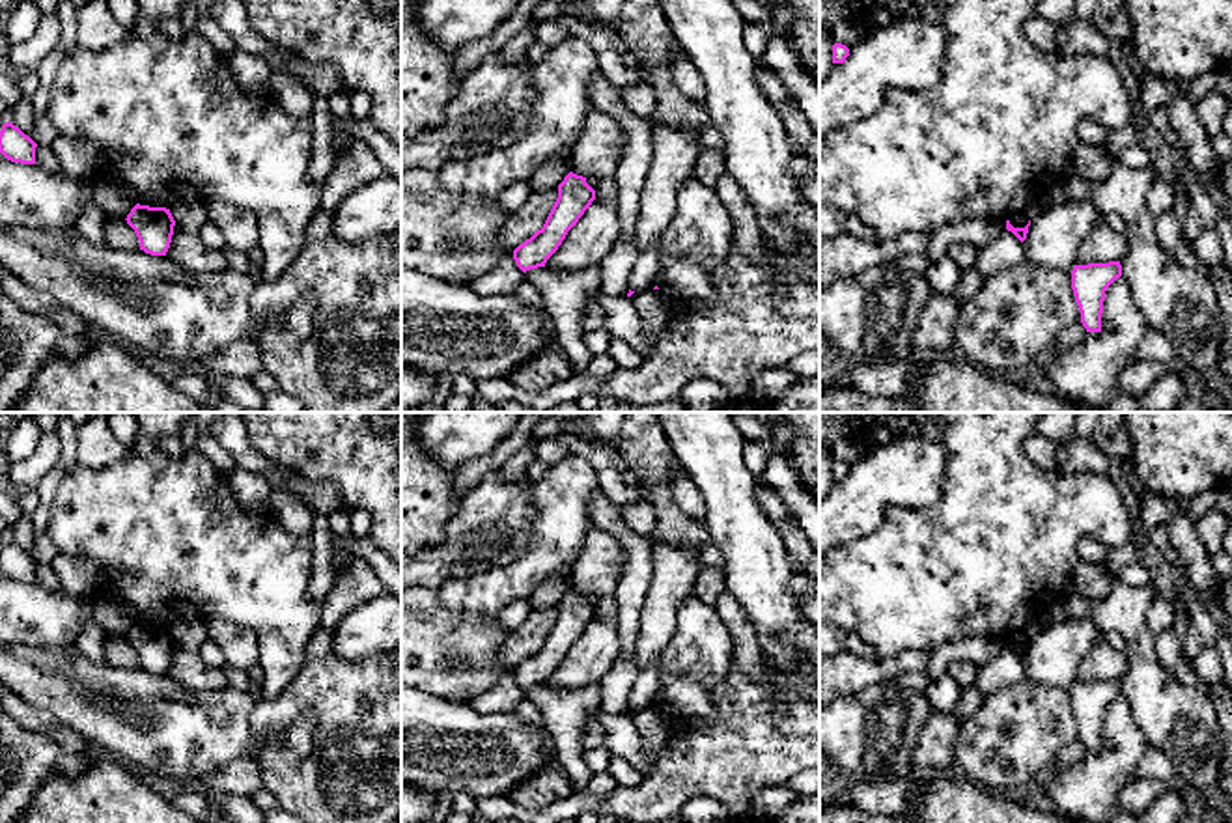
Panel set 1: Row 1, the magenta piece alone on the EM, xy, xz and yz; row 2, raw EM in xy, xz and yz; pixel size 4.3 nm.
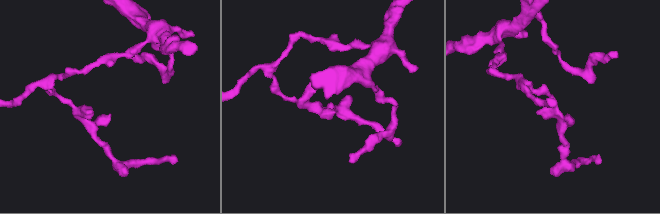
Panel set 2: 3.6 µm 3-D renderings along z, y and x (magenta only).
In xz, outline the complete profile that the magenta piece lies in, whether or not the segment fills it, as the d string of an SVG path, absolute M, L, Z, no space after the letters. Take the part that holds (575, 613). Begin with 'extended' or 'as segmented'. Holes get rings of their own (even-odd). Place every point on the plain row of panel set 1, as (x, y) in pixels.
as segmented; M569 590L558 603L558 616L543 646L513 668L517 685L523 690L545 685L594 618L595 608L586 601L586 595Z

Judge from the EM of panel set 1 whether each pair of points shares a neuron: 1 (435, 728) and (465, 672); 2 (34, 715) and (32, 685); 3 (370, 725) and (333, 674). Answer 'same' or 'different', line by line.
1: different
2: different
3: same

